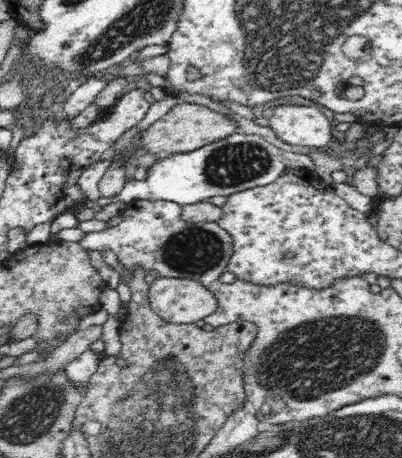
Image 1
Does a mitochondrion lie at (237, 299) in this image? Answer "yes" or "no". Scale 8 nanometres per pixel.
no

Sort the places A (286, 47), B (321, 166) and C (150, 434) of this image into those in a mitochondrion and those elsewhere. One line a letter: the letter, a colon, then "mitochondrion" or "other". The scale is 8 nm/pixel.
A: mitochondrion
B: other
C: mitochondrion

